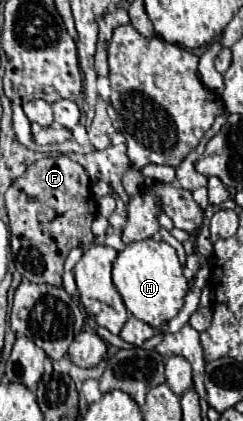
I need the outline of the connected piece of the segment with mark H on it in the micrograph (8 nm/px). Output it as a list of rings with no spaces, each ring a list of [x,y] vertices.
[[[148,238],[126,244],[124,250],[118,252],[118,258],[114,260],[112,280],[128,312],[154,328],[162,320],[170,320],[178,314],[178,310],[184,304],[184,296],[190,290],[182,274],[182,264],[176,256],[176,250],[160,238]]]

